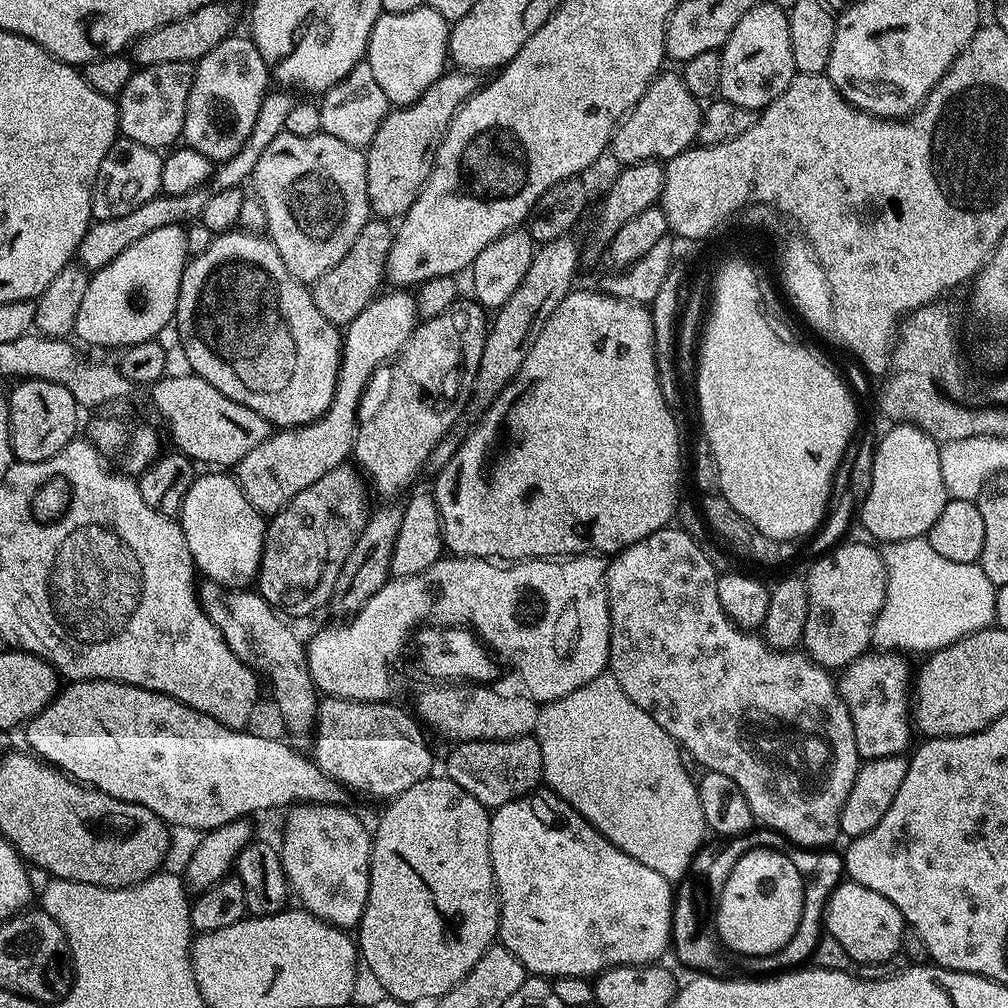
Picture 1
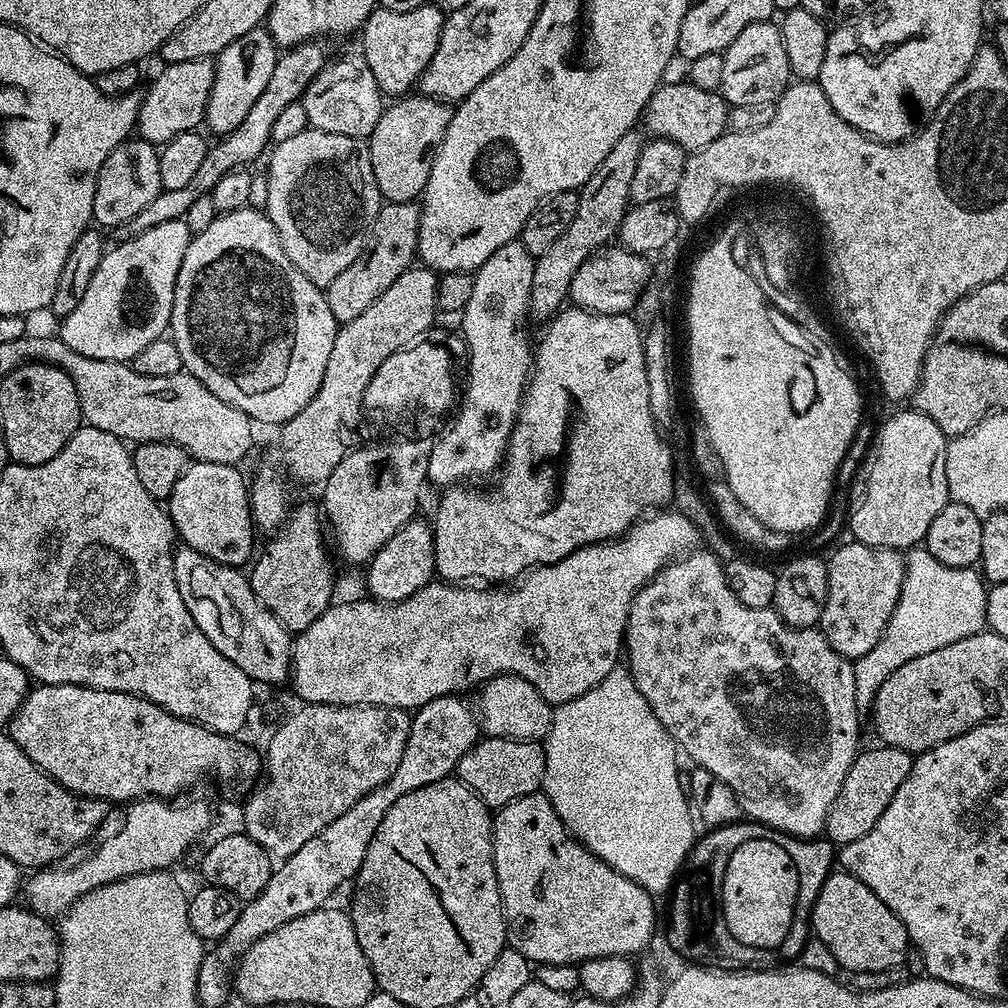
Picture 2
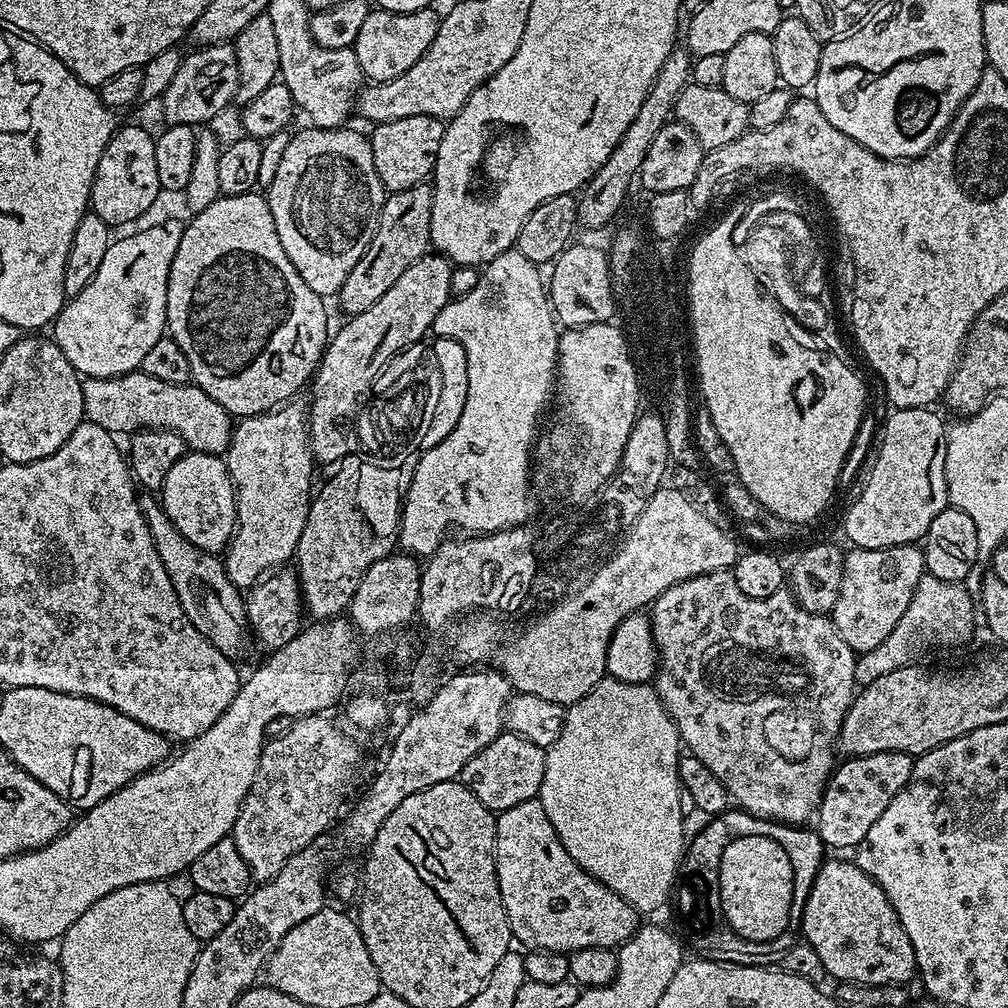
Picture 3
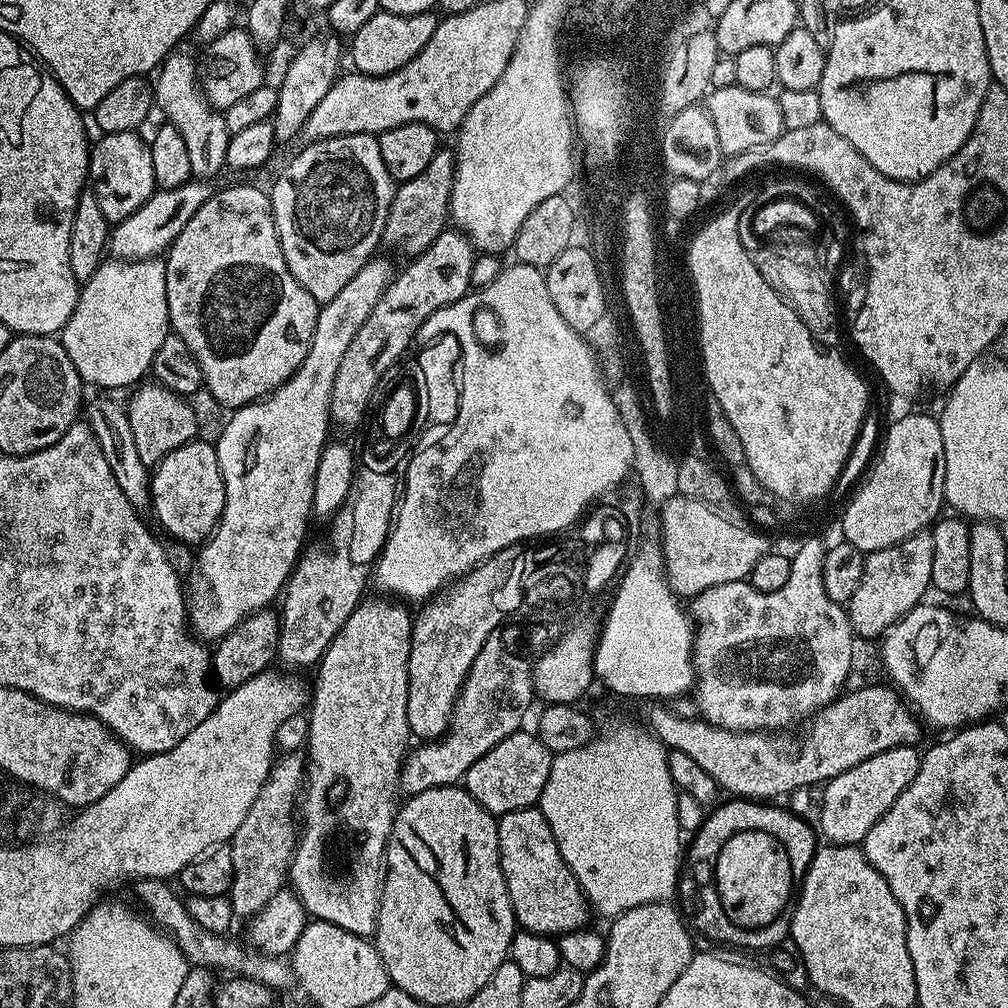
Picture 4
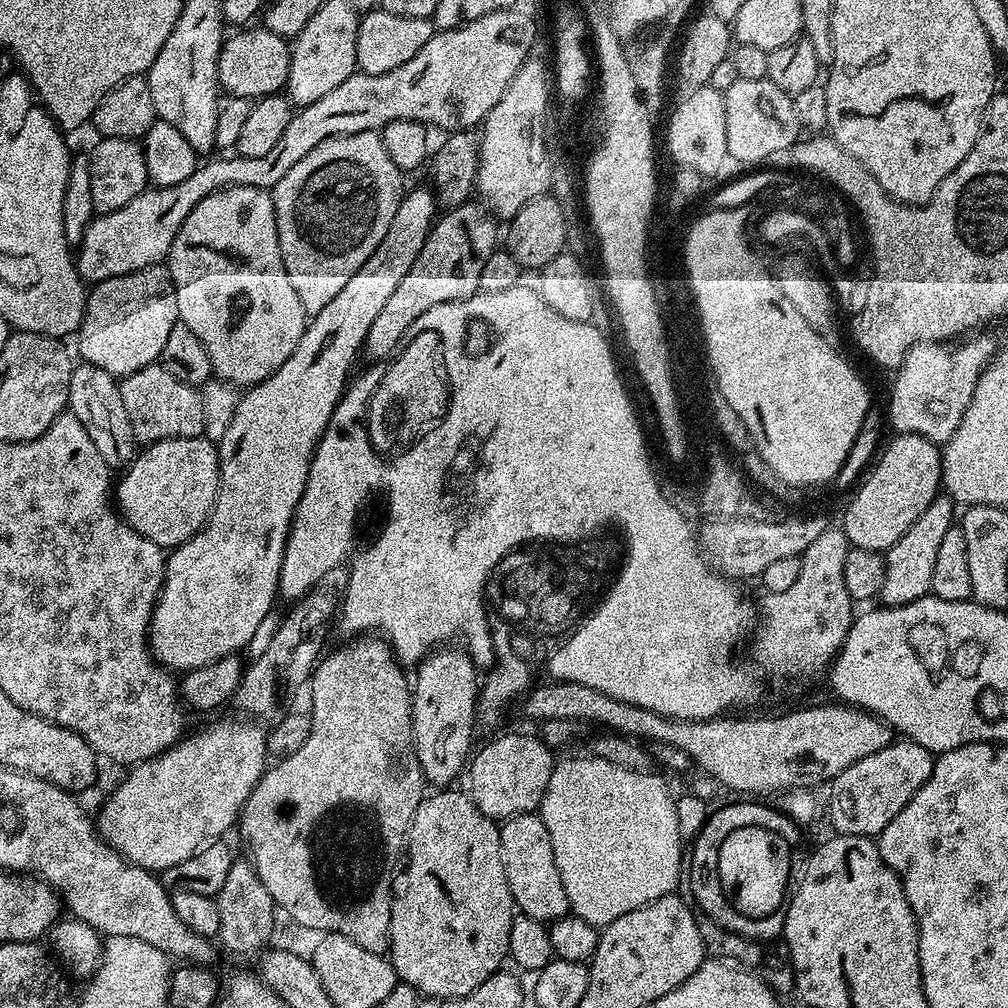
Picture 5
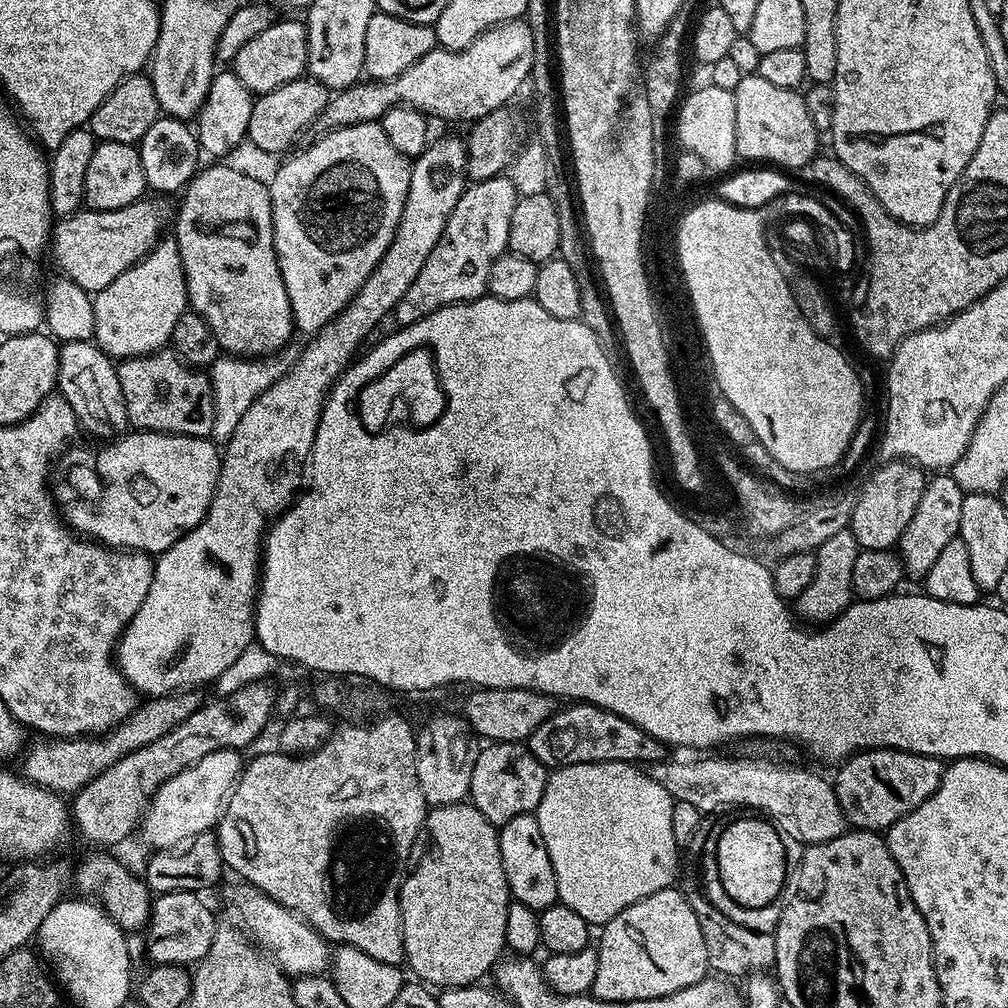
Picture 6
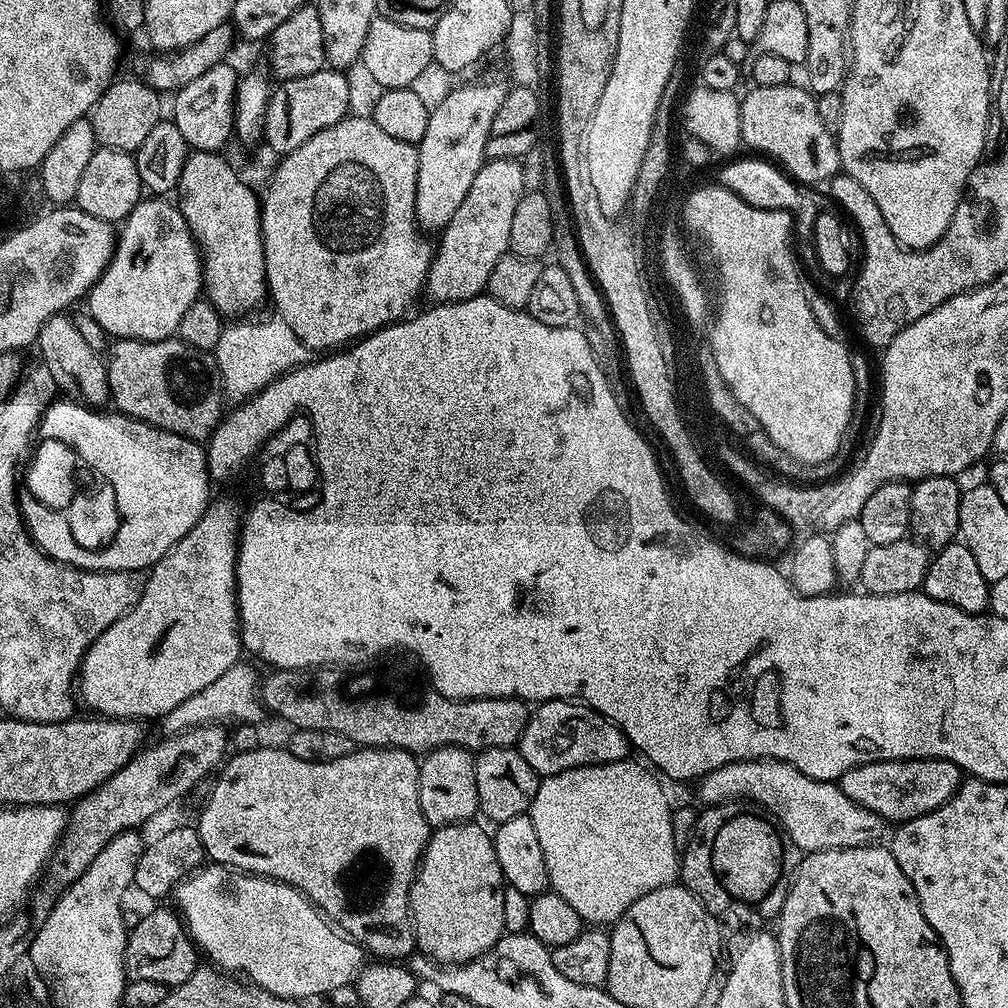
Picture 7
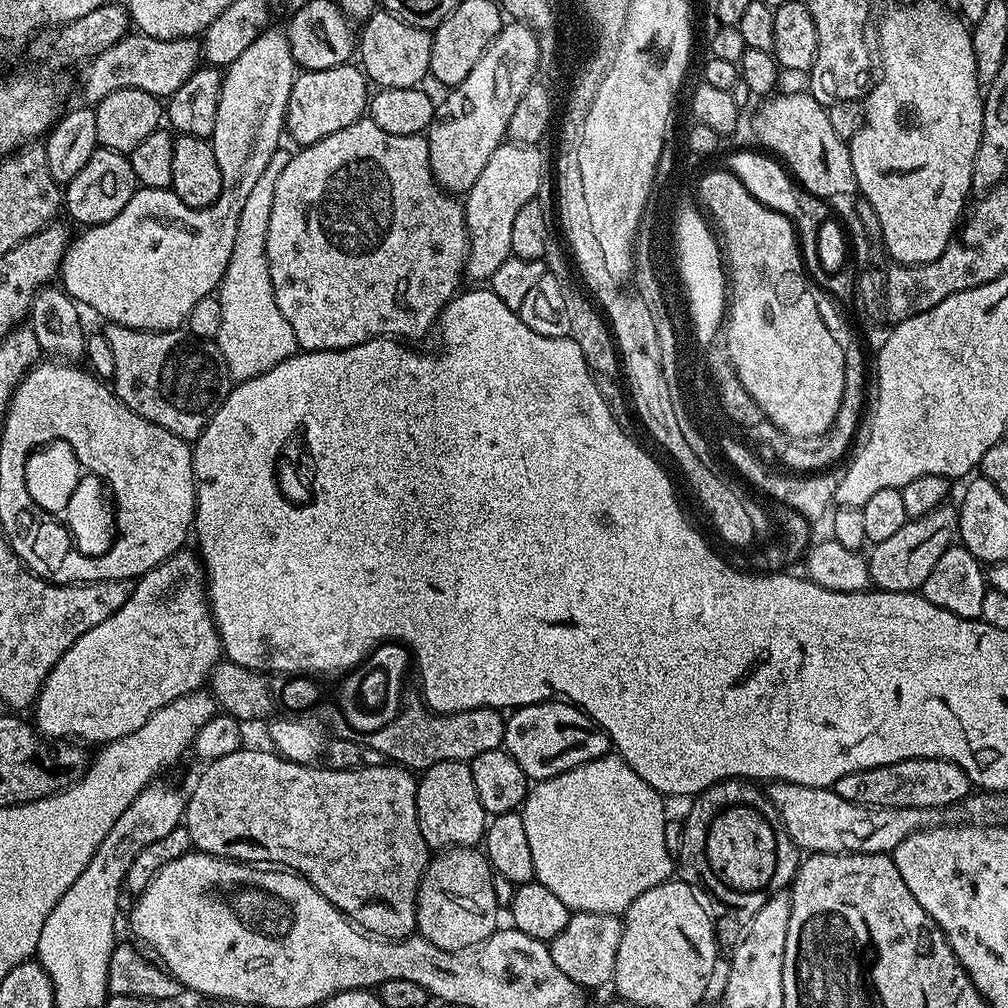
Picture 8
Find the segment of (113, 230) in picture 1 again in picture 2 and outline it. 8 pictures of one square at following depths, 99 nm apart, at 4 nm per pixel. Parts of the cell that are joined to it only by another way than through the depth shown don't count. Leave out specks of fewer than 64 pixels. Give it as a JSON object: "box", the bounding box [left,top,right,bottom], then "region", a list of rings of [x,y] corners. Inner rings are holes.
{"box":[114,42,326,241],"region":[[[309,42],[307,44],[298,44],[294,48],[281,51],[276,57],[274,74],[270,74],[270,82],[266,82],[266,90],[258,94],[258,102],[250,106],[246,118],[234,130],[230,130],[225,136],[219,137],[211,145],[202,158],[202,167],[198,169],[198,174],[194,174],[194,179],[188,185],[182,186],[182,190],[162,190],[154,202],[149,202],[147,206],[134,214],[130,222],[114,229],[114,236],[117,241],[128,240],[132,236],[142,234],[154,226],[162,226],[162,222],[174,222],[183,220],[189,215],[187,213],[199,202],[200,199],[211,197],[214,186],[218,186],[218,181],[239,168],[247,169],[248,164],[252,164],[260,155],[265,155],[266,149],[272,144],[272,131],[274,122],[286,110],[286,106],[297,103],[303,97],[304,92],[312,79],[317,76],[324,68],[326,57],[324,57],[324,48],[320,42]],[[264,147],[265,152],[264,152]],[[264,152],[264,153],[263,153]]]}

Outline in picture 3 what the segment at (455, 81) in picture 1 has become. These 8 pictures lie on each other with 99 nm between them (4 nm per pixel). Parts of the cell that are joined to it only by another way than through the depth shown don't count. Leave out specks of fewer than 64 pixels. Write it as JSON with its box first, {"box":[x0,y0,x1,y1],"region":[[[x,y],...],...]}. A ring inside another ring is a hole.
{"box":[370,116,445,193],"region":[[[429,116],[398,118],[394,122],[375,125],[370,132],[370,143],[374,154],[374,170],[389,193],[410,190],[425,183],[436,169],[438,146],[442,146],[445,121]]]}

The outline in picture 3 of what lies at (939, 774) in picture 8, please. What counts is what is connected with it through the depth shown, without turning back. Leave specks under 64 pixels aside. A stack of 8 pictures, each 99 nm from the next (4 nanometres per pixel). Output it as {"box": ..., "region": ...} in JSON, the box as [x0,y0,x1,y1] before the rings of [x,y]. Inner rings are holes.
{"box":[814,752,913,850],"region":[[[879,752],[869,756],[854,756],[837,763],[820,806],[814,816],[814,827],[829,849],[854,850],[866,838],[870,826],[882,818],[882,810],[908,785],[912,773],[913,757],[905,752]]]}

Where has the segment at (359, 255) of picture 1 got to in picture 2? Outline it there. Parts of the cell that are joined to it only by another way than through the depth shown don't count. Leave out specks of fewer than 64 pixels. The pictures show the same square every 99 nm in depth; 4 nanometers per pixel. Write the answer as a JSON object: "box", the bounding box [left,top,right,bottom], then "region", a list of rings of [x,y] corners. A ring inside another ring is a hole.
{"box":[324,202,420,323],"region":[[[413,202],[385,203],[381,205],[375,220],[369,228],[368,249],[361,253],[328,284],[324,293],[327,305],[334,314],[337,323],[353,321],[376,301],[391,283],[413,265],[416,258],[417,232],[420,225],[420,210]]]}

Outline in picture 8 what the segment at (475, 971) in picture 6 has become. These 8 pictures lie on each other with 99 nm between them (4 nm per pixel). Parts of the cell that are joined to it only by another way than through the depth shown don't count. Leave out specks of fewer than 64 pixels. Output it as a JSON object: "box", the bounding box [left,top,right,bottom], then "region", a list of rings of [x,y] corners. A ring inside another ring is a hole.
{"box":[416,847,498,952],"region":[[[475,847],[449,848],[433,855],[416,895],[416,932],[447,952],[483,944],[498,928],[493,875],[487,855]]]}

